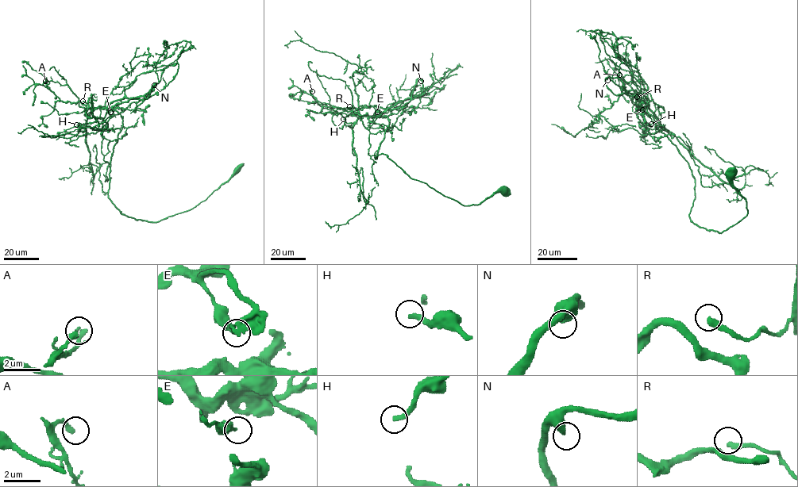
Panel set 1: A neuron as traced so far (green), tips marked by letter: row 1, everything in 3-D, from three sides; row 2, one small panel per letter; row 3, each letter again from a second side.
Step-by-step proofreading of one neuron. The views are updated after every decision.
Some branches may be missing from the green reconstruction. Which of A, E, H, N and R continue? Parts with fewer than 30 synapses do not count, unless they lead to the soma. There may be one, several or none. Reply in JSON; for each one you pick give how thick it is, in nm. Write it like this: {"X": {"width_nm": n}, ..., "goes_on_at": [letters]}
{"H": {"width_nm": 260}, "goes_on_at": ["H"]}

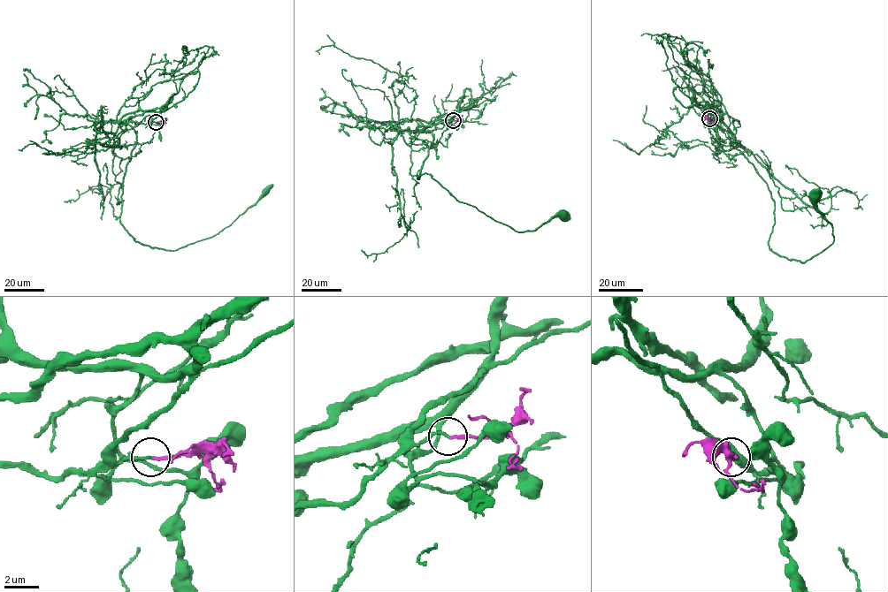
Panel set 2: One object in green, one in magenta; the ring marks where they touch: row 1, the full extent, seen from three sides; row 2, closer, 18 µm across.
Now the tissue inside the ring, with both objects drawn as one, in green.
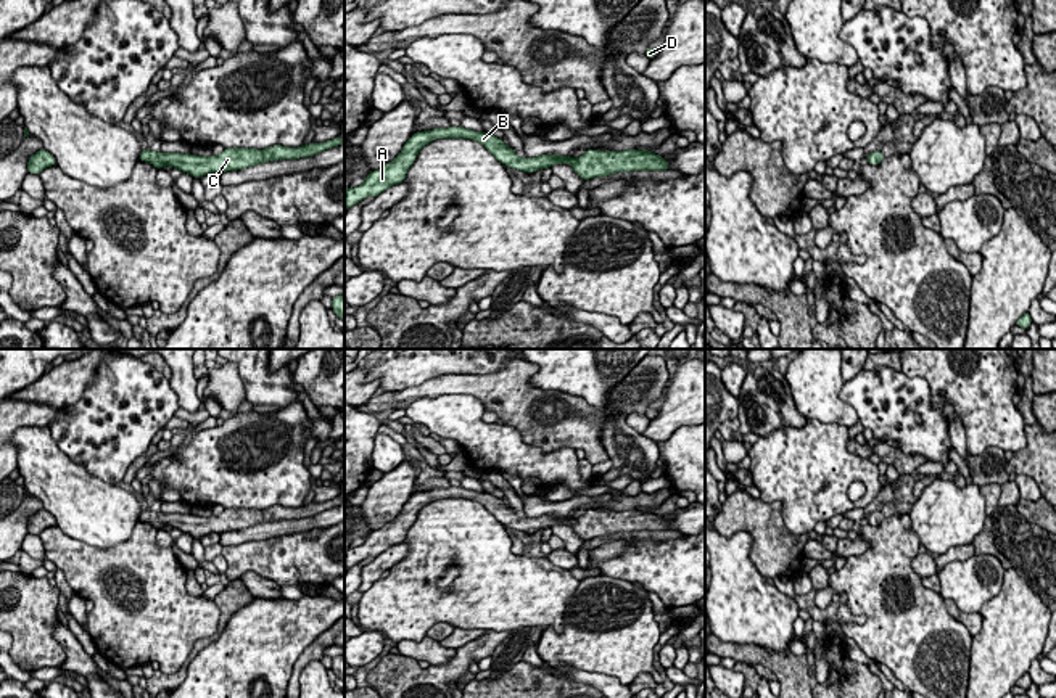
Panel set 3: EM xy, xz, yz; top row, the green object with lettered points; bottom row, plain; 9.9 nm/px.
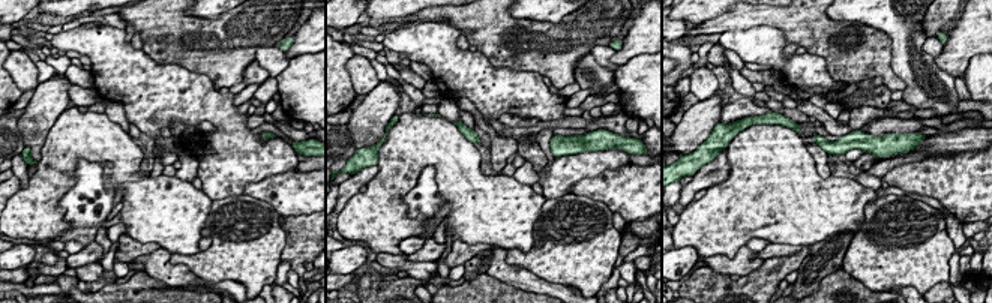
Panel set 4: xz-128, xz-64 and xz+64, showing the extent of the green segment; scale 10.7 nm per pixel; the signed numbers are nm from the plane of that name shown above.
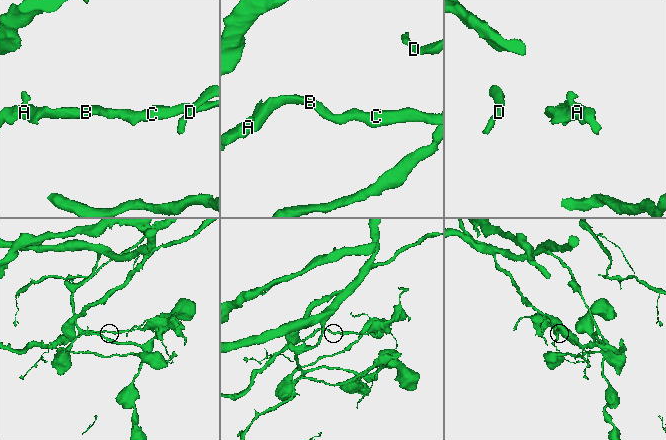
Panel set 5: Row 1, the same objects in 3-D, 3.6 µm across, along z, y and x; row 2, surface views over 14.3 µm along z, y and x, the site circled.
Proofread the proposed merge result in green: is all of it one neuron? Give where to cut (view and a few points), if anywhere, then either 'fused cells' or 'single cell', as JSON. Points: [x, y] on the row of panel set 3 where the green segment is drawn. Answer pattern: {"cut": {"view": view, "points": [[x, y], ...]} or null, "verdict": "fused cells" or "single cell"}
{"cut": null, "verdict": "single cell"}

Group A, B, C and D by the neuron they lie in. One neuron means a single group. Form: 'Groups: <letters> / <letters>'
Groups: A B C D

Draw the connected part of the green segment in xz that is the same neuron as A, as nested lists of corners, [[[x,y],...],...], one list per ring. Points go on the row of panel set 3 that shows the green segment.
[[[448,127],[415,132],[404,143],[401,153],[383,167],[372,170],[364,183],[344,190],[344,207],[351,207],[367,196],[378,196],[386,188],[402,183],[409,167],[417,159],[419,151],[436,138],[470,138],[480,142],[499,162],[523,172],[536,172],[552,167],[554,164],[568,162],[573,170],[583,179],[605,177],[617,172],[631,170],[668,170],[668,161],[649,150],[626,151],[597,151],[586,150],[580,158],[560,154],[541,154],[536,158],[518,158],[515,151],[488,132],[475,132],[464,127]]]

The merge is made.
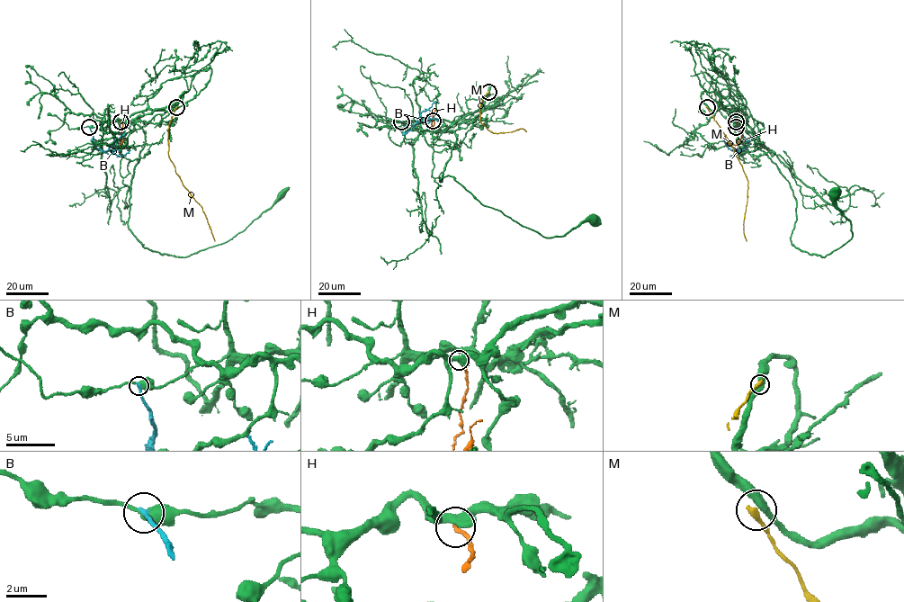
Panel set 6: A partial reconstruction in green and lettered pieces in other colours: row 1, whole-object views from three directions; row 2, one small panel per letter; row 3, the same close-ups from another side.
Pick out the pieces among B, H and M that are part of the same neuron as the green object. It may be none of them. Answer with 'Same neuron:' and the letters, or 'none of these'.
Same neuron: none of these

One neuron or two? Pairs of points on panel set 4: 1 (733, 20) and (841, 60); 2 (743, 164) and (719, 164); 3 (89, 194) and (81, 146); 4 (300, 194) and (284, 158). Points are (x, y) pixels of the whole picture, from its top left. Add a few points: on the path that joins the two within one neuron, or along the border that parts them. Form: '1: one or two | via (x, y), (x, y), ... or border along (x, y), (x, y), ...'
1: one | via (760, 17), (797, 20), (814, 33)
2: two | border along (727, 149), (730, 174), (707, 189)
3: two | border along (113, 164), (80, 159), (75, 182), (66, 191)
4: two | border along (296, 167), (257, 182)

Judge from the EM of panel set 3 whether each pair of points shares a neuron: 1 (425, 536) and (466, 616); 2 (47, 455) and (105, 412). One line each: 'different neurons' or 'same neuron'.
1: same neuron
2: different neurons

